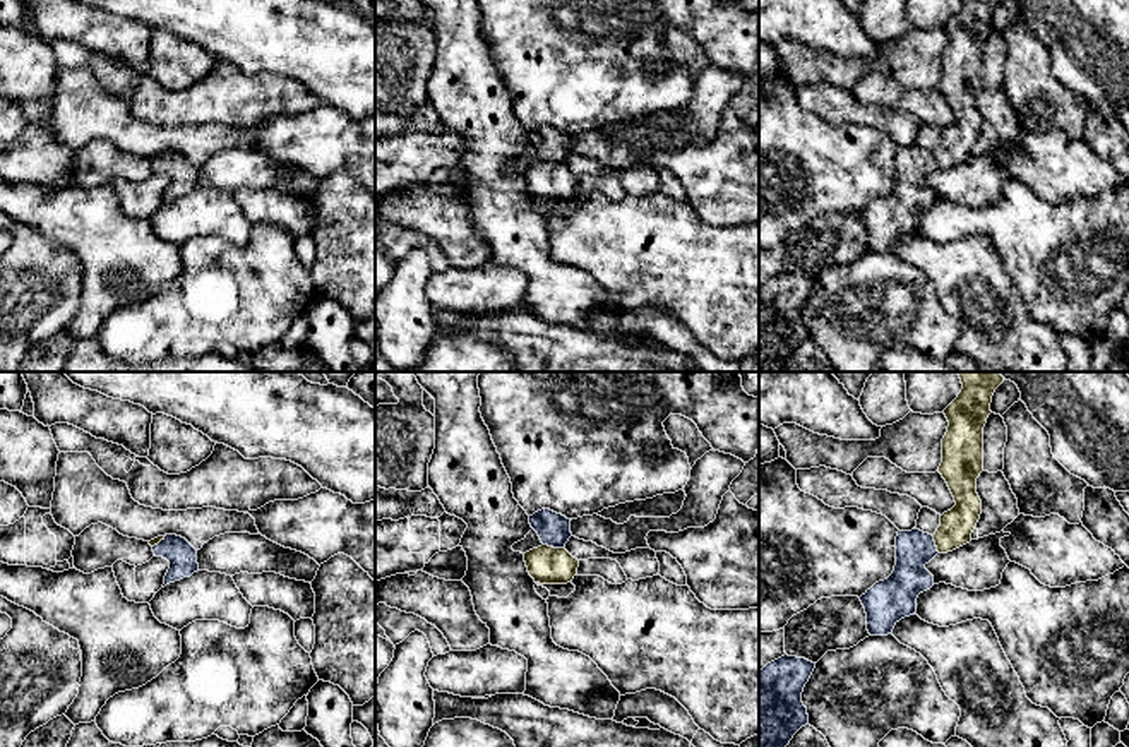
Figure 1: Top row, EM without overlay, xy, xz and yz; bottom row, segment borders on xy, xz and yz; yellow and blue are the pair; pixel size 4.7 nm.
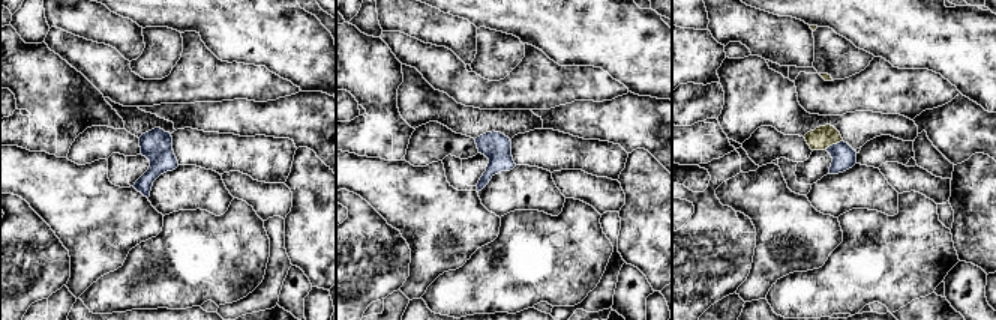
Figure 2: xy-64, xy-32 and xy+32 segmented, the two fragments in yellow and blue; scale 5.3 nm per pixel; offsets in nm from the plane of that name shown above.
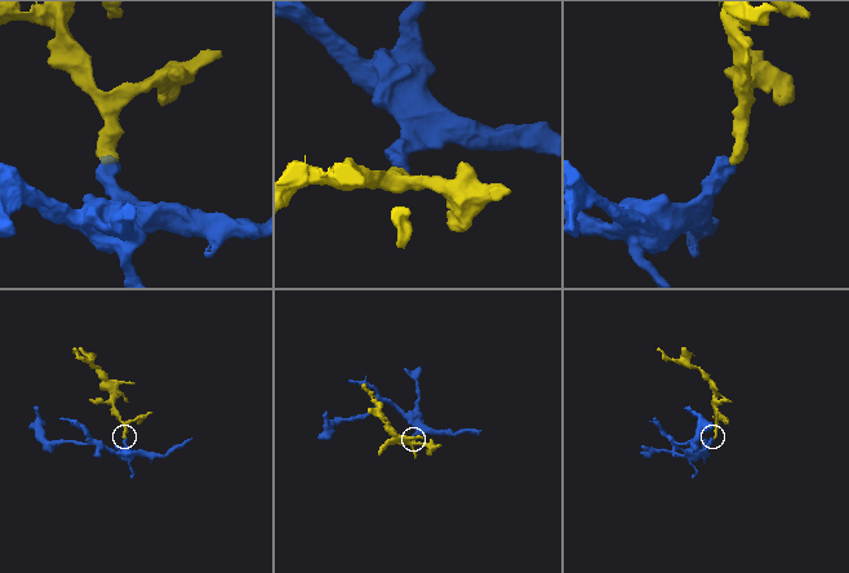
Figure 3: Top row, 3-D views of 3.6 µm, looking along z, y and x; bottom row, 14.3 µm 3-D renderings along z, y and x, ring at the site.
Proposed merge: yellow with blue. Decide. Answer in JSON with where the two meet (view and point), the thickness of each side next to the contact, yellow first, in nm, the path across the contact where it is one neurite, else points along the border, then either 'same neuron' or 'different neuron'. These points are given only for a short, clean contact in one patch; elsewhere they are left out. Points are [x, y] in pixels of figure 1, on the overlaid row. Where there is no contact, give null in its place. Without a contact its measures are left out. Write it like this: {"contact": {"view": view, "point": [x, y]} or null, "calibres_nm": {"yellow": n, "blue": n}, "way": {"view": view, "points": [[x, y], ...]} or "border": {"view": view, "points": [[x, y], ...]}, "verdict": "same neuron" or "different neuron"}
{"contact": {"view": "xz", "point": [554, 549]}, "calibres_nm": {"yellow": 180, "blue": 160}, "way": {"view": "xz", "points": [[545, 564], [552, 557], [554, 549], [554, 530]]}, "verdict": "same neuron"}

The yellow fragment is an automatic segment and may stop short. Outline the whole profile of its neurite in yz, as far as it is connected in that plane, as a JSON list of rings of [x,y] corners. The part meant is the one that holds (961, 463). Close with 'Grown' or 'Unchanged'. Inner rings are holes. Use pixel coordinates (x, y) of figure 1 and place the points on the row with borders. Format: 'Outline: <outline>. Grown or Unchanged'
Outline: [[[958,372],[958,375],[963,389],[944,409],[949,427],[942,439],[939,466],[956,505],[941,516],[941,526],[934,535],[917,528],[898,531],[893,574],[860,596],[870,636],[887,636],[901,619],[915,615],[918,595],[934,586],[934,576],[925,565],[937,553],[970,543],[980,519],[977,478],[983,471],[983,427],[992,413],[992,396],[1004,377],[999,372]]]. Grown

